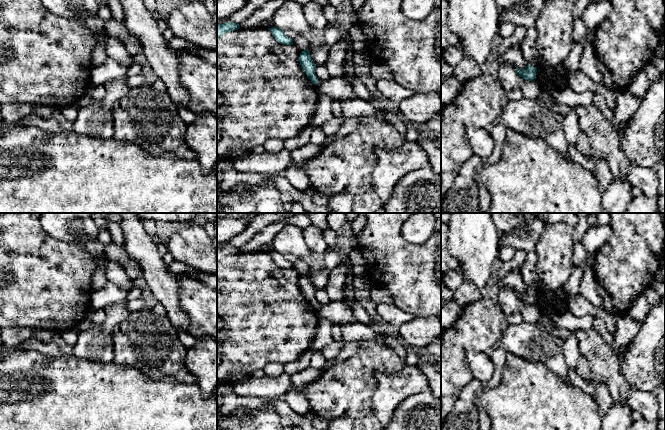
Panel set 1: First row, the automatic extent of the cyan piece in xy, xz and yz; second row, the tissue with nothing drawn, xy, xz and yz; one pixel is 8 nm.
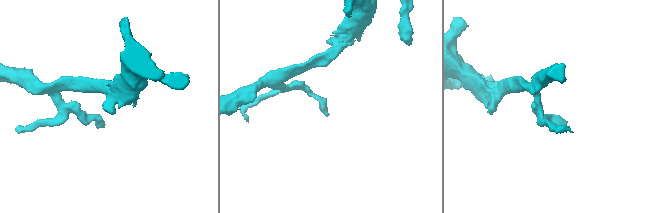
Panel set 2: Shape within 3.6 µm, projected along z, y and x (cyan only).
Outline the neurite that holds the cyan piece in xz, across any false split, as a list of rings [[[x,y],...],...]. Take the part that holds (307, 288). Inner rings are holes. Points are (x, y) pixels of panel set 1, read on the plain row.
[[[305,273],[304,275],[301,276],[299,280],[299,286],[300,286],[301,292],[303,293],[307,301],[311,304],[311,306],[314,309],[317,309],[318,301],[315,298],[316,288],[311,282],[311,279],[308,273]]]

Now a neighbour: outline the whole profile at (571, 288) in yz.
[[[590,252],[587,254],[587,257],[583,265],[573,269],[569,279],[567,280],[564,286],[563,293],[566,298],[579,294],[579,288],[583,274],[585,273],[586,270],[592,269],[594,259],[595,259],[595,252]]]

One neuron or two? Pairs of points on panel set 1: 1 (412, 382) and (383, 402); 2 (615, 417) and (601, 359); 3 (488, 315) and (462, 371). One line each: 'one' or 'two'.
1: one
2: two
3: one

